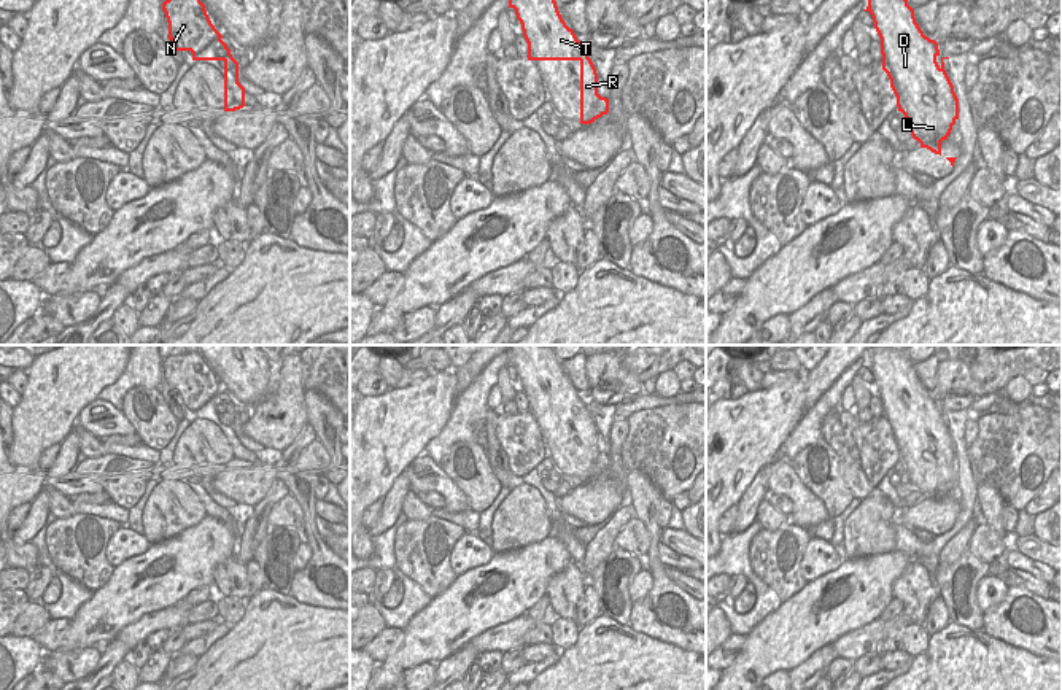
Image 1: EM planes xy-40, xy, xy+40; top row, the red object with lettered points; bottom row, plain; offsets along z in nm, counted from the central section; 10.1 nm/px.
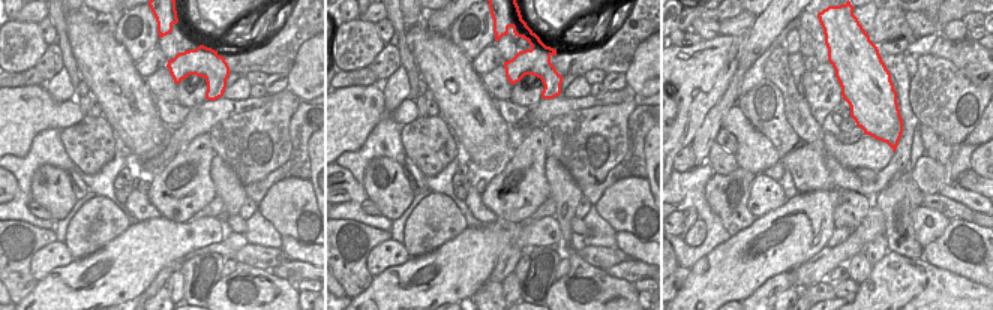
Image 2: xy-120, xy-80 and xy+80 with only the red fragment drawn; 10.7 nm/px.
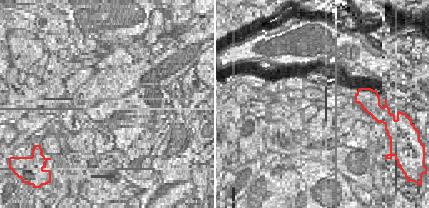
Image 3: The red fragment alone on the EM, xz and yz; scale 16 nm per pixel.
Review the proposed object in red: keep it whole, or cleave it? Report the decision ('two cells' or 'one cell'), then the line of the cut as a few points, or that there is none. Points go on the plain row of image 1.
two cells | xy (600, 452), (595, 465), (590, 469), (581, 471)

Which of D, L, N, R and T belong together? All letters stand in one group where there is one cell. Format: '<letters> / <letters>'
D L N T / R

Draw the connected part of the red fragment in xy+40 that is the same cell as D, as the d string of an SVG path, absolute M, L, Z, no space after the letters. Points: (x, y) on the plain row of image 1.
M881 345L868 355L863 367L871 370L881 394L882 426L890 436L898 467L906 474L906 485L921 499L921 504L941 512L941 498L948 496L959 475L959 455L936 418L938 399L921 386L914 366L908 361L908 353L893 353L887 345Z

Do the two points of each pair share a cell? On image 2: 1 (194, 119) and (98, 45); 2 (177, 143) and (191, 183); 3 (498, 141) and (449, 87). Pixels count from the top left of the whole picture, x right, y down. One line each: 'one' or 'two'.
1: two
2: two
3: one

